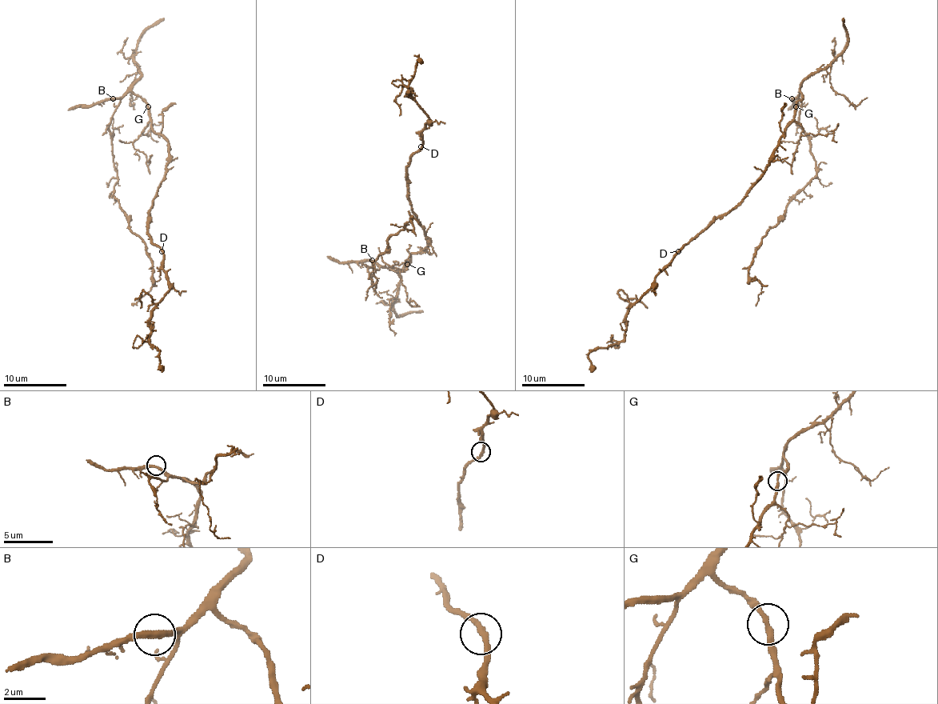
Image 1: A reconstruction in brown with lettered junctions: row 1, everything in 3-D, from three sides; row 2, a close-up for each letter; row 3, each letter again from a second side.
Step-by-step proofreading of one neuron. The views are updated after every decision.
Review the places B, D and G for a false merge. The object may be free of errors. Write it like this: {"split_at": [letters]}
{"split_at": []}

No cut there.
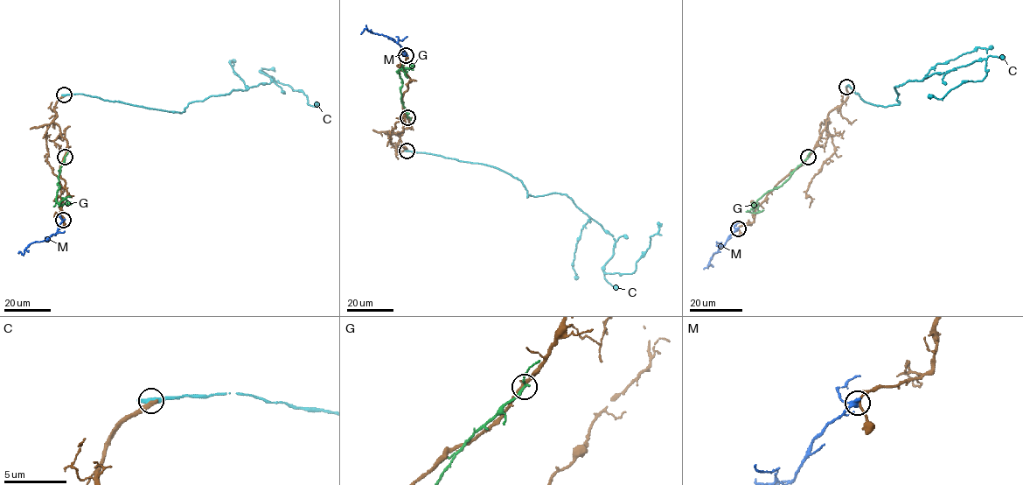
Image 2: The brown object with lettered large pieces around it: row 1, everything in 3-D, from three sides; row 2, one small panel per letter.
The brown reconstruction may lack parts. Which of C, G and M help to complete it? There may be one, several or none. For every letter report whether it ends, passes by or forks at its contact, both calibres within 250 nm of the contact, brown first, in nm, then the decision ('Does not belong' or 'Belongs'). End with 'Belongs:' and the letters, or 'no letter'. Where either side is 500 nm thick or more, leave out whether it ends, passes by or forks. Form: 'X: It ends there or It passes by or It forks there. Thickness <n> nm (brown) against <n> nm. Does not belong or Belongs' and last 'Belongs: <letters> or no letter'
C: It ends there. Thickness 400 nm (brown) against 420 nm. Does not belong
G: It passes by. Thickness 240 nm (brown) against 170 nm. Does not belong
M: It passes by. Thickness 200 nm (brown) against 360 nm. Does not belong
Belongs: no letter

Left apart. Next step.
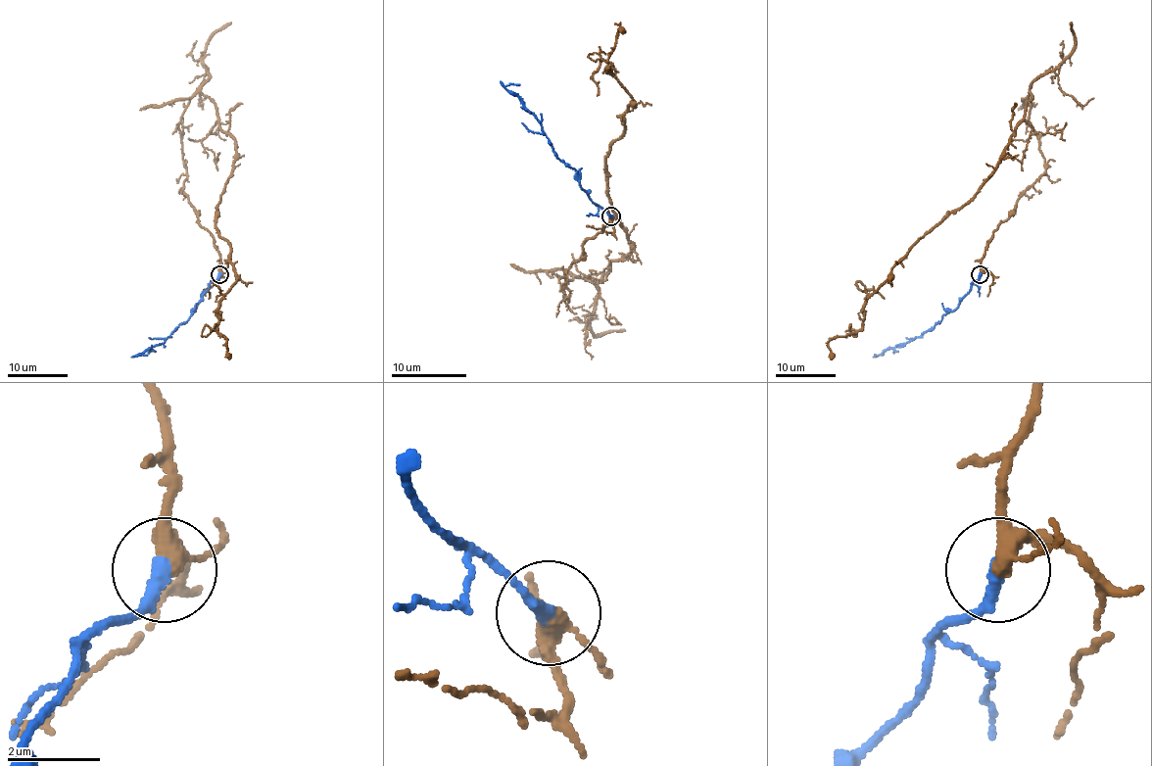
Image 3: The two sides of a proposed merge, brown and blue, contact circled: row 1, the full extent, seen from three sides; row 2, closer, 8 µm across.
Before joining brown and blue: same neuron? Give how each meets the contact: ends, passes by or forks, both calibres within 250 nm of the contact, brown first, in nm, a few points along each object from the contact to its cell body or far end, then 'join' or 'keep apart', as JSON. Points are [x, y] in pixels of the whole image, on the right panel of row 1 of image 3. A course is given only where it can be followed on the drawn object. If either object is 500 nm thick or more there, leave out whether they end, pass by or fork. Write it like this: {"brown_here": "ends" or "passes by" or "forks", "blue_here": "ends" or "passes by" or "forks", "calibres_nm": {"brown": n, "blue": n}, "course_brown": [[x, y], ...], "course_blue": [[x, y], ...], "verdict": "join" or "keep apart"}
{"brown_here": "forks", "blue_here": "ends", "calibres_nm": {"brown": 240, "blue": 380}, "course_brown": [[980, 274], [989, 238], [1045, 170], [1029, 93], [993, 175], [897, 263], [861, 328], [828, 342], [831, 359]], "course_blue": [[980, 274], [958, 306], [946, 311], [932, 328], [910, 342], [888, 348], [876, 355]], "verdict": "join"}

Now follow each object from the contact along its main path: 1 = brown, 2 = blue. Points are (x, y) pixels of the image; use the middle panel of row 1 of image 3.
1: (611, 215), (566, 299), (558, 279), (630, 251), (605, 155), (632, 101), (607, 67), (623, 29)
2: (611, 215), (583, 189), (579, 174), (556, 155), (542, 123), (505, 87), (511, 83), (519, 85)

